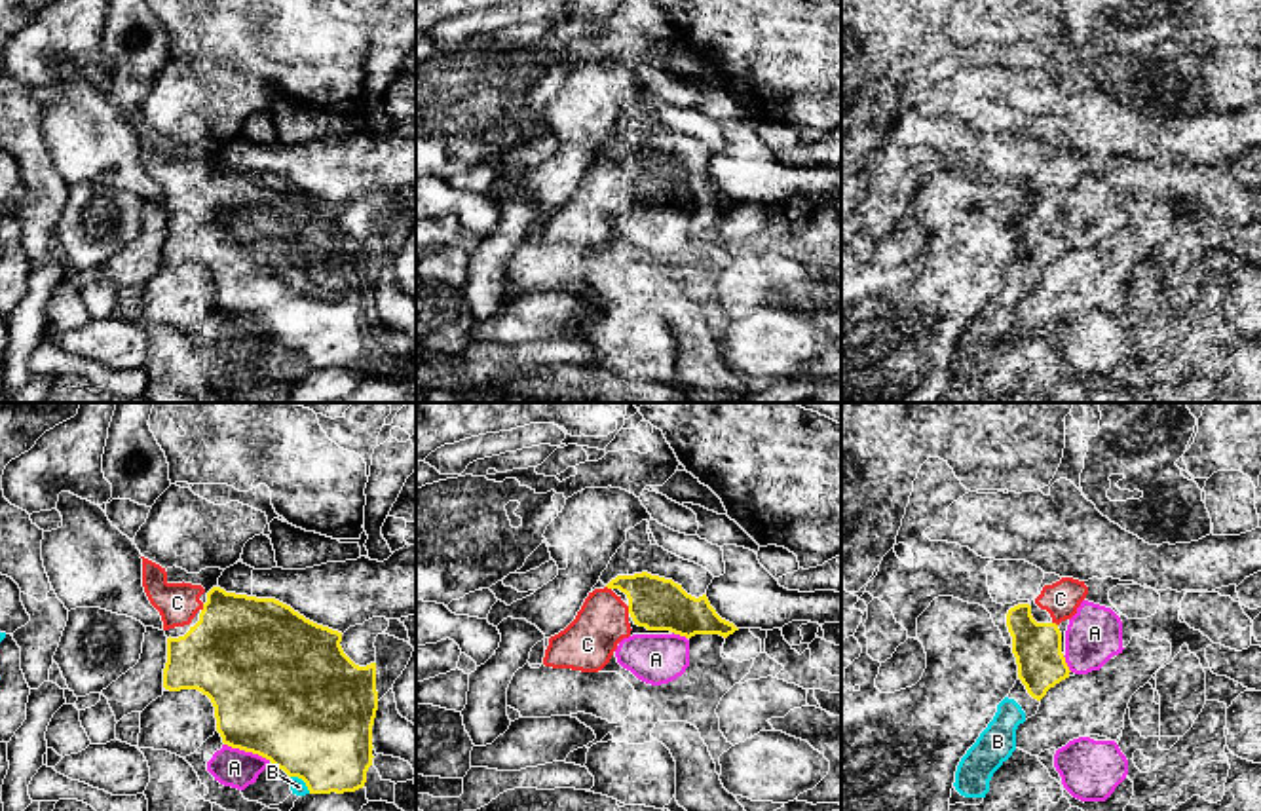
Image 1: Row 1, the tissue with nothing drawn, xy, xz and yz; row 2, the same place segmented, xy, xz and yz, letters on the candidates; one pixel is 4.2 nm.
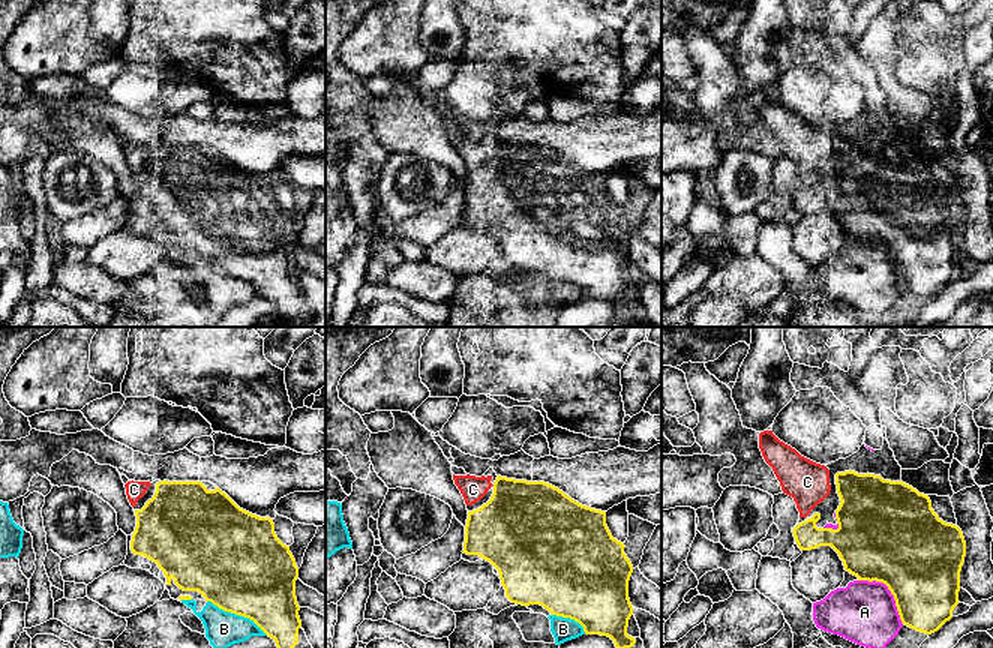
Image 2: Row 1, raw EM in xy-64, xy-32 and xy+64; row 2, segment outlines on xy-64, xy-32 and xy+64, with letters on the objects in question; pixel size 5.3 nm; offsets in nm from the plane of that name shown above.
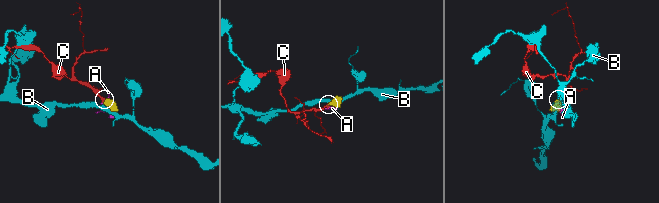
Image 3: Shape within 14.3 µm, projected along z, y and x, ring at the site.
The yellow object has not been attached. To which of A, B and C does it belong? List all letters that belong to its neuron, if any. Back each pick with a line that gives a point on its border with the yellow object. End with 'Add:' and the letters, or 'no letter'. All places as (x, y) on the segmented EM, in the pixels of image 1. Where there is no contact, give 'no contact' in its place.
C: xz (629, 610)
Add: C

